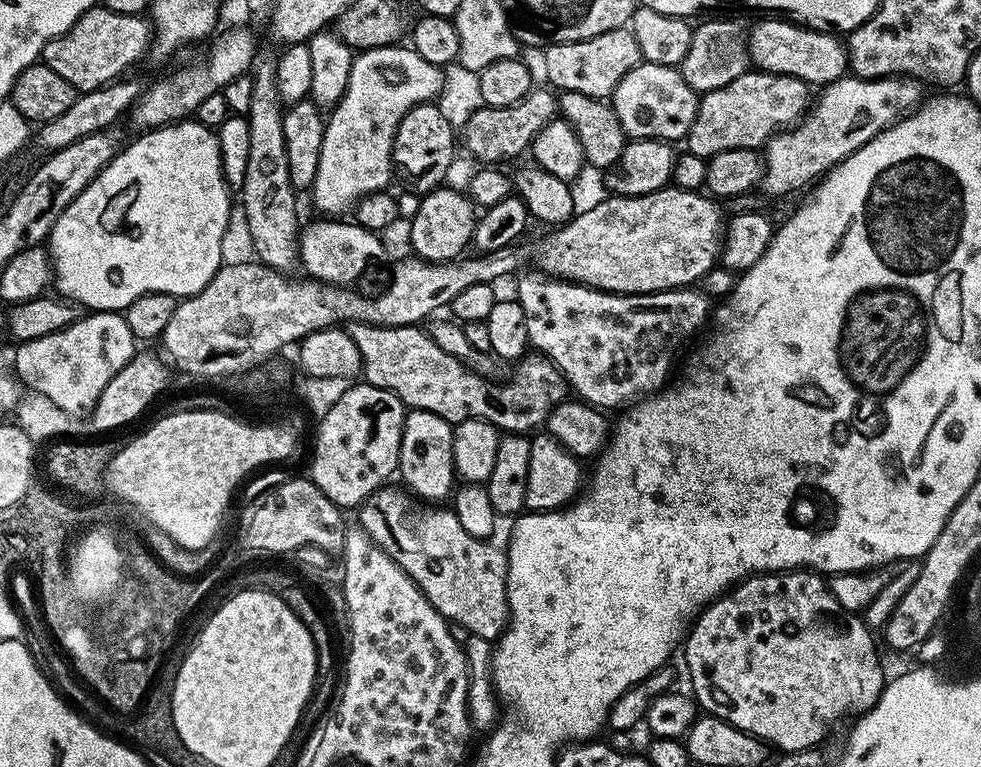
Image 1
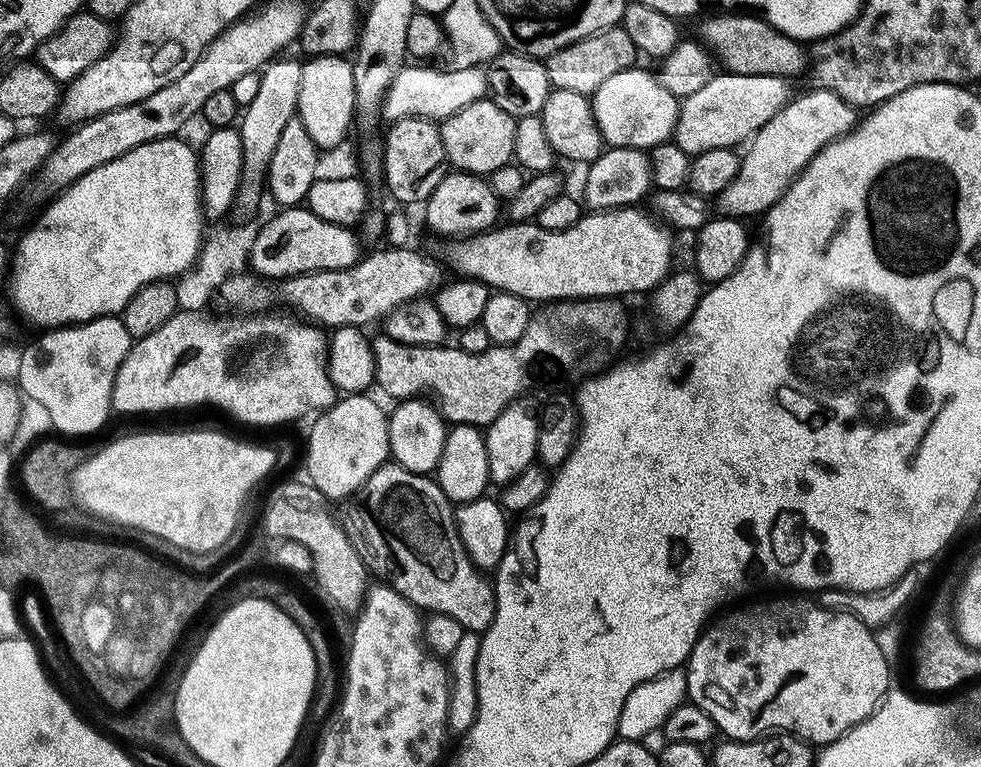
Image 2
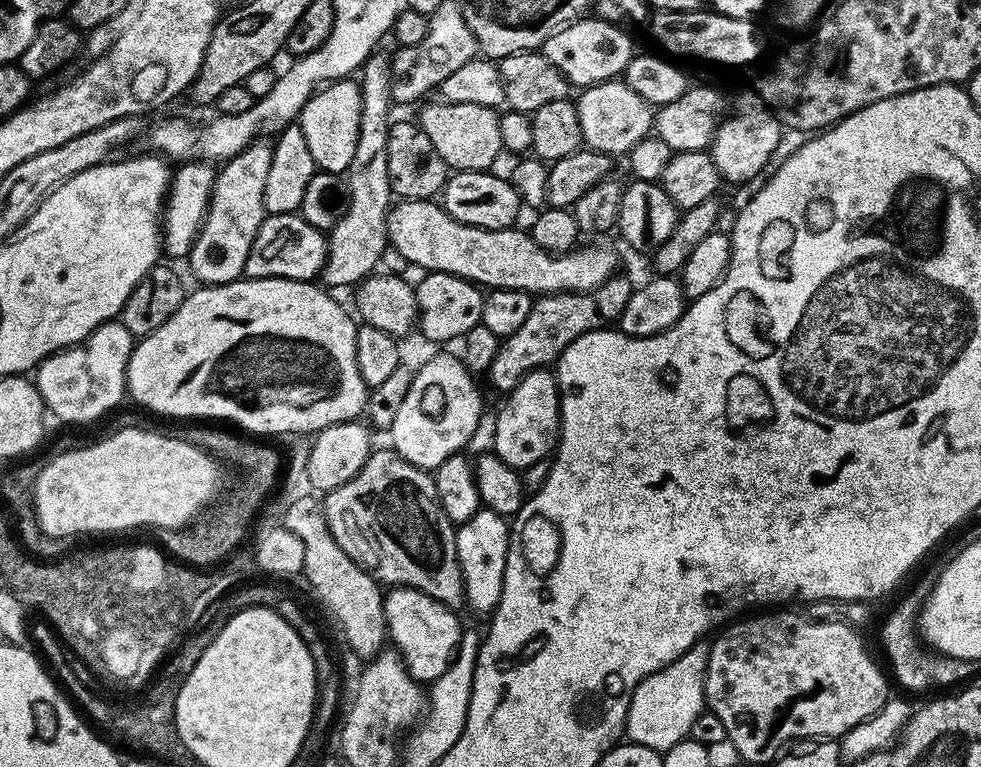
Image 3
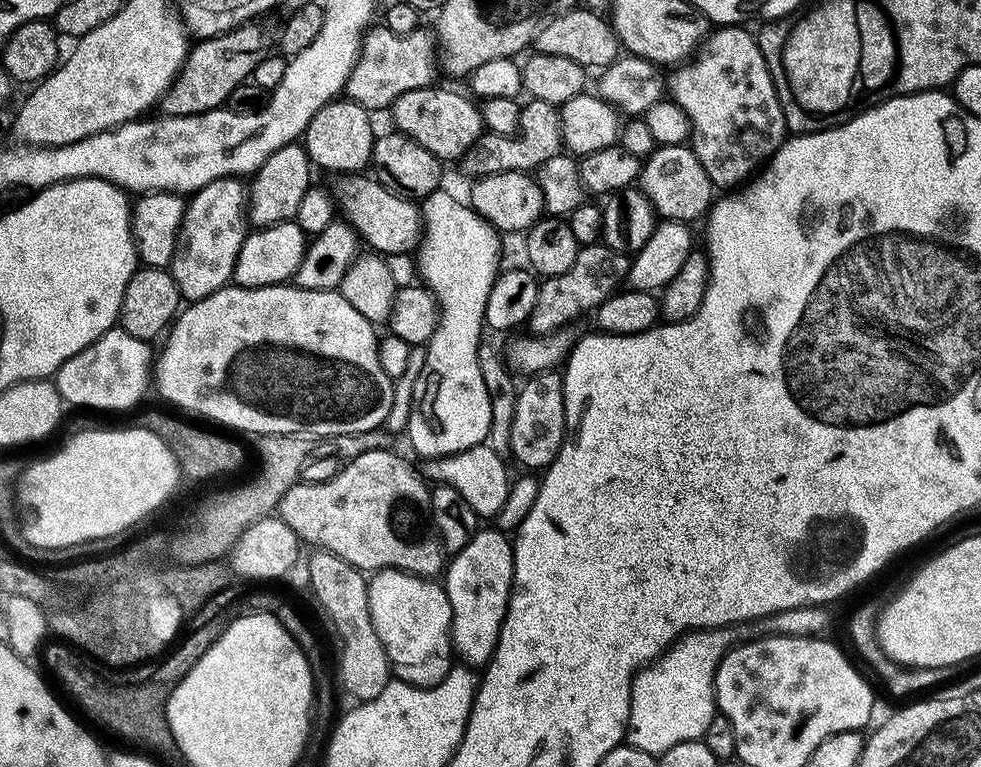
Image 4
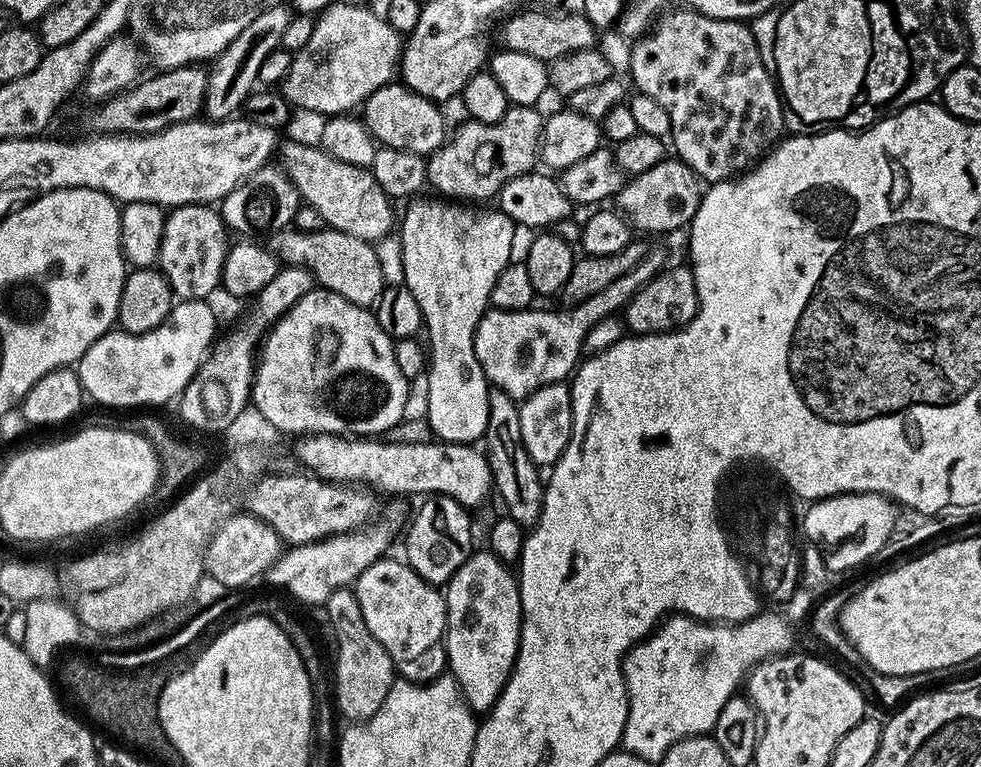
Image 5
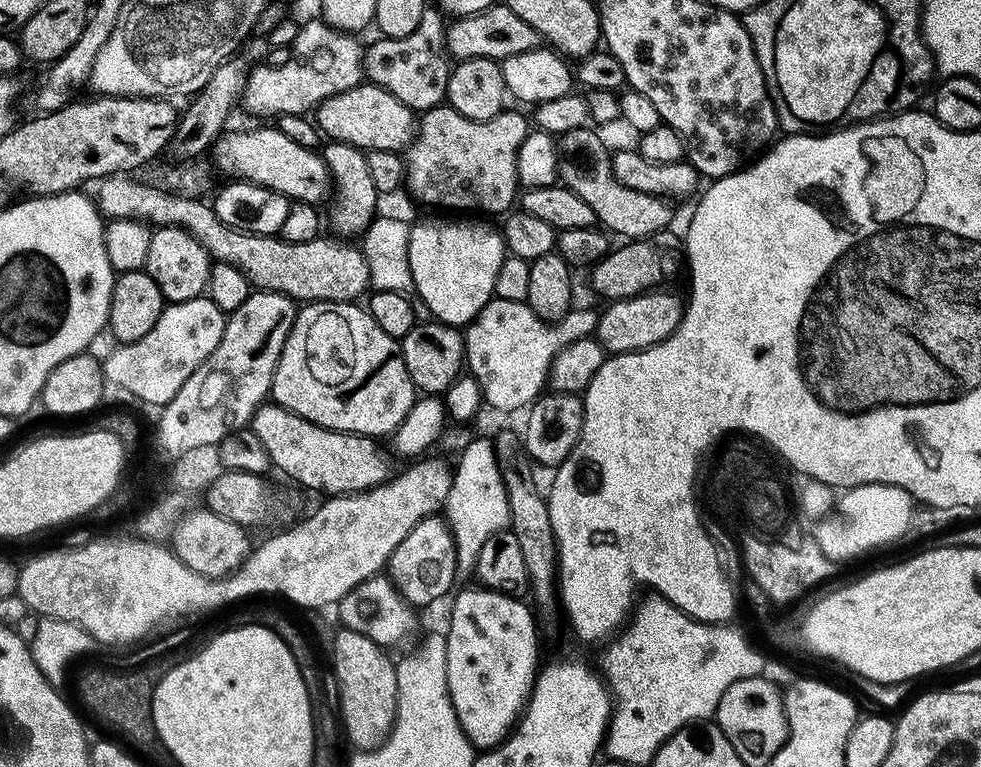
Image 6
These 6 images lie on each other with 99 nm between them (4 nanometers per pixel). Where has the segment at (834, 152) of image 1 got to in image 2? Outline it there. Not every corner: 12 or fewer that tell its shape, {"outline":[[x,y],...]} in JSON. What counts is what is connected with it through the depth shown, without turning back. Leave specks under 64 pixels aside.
{"outline":[[813,87],[756,131],[715,197],[719,215],[763,217],[858,112]]}

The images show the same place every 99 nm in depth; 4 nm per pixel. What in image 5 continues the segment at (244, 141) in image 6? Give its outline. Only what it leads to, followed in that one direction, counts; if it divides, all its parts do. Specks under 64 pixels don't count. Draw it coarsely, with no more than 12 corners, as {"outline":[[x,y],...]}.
{"outline":[[315,143],[278,148],[327,227],[369,242],[394,228],[371,171]]}

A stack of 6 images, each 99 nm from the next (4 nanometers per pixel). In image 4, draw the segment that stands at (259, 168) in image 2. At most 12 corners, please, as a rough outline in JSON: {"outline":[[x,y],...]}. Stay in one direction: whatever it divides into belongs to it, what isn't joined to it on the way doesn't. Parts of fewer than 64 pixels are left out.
{"outline":[[246,186],[191,195],[168,267],[185,301],[231,281],[248,233]]}

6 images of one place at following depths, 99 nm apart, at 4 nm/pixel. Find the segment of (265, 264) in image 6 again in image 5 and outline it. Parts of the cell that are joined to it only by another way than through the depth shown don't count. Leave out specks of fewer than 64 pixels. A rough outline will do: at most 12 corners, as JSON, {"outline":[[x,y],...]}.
{"outline":[[327,226],[267,237],[281,265],[360,308],[385,290],[375,247]]}

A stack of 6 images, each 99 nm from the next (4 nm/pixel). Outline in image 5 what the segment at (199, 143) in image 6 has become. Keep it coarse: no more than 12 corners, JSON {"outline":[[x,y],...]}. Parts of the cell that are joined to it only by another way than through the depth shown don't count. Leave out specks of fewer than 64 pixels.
{"outline":[[267,8],[211,63],[205,117],[231,119],[293,18]]}

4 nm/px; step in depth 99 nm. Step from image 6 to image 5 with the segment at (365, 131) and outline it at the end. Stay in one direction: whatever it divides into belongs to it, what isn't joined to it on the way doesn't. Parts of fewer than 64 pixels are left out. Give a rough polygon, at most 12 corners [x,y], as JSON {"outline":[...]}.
{"outline":[[403,82],[362,119],[377,145],[425,158],[446,139],[441,105]]}

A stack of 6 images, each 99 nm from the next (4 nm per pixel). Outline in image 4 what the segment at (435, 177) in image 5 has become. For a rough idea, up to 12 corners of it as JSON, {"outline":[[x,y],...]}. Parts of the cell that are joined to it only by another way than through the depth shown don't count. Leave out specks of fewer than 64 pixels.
{"outline":[[529,99],[512,136],[485,131],[472,178],[527,172],[561,155],[557,105]]}

